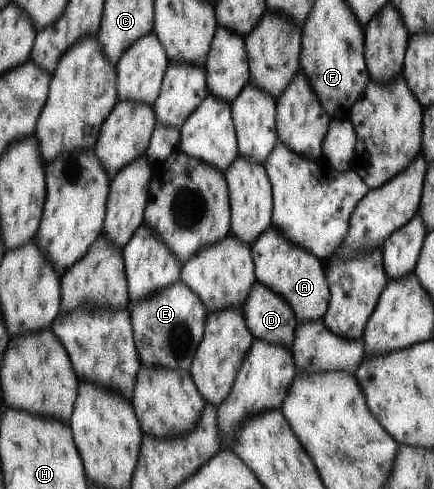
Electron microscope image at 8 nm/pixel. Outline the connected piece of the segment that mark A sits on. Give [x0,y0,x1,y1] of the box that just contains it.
[251,224,330,323]

